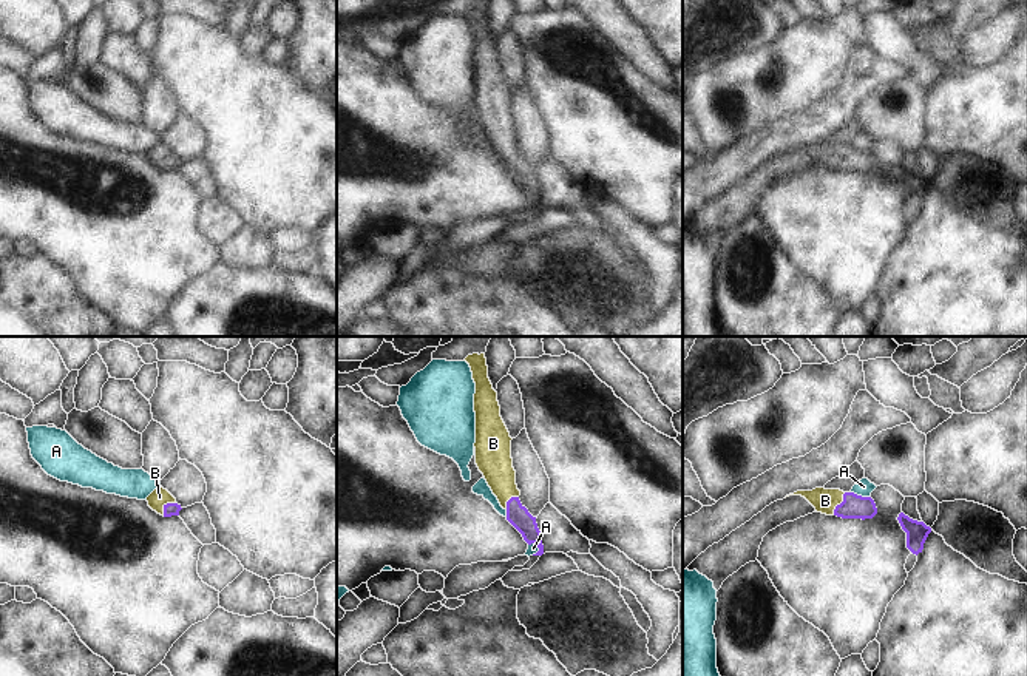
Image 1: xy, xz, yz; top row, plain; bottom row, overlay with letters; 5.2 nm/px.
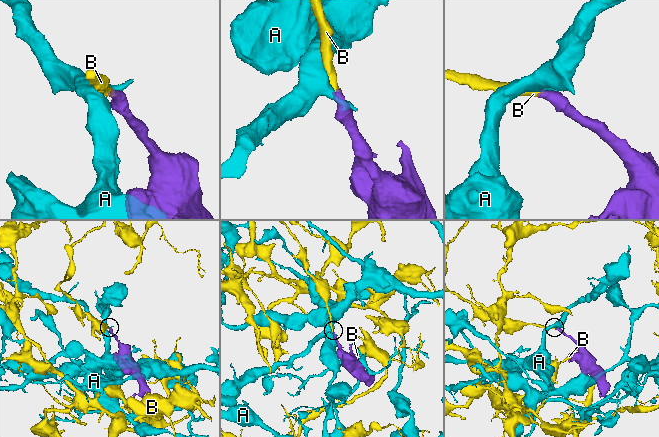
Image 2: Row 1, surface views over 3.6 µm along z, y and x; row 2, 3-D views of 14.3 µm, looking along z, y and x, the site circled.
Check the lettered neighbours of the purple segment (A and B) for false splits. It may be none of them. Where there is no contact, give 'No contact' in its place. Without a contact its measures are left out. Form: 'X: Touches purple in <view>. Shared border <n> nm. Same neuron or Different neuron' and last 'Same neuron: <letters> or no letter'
A: Touches purple in yz. Shared border 100 nm. Different neuron
B: Touches purple in yz. Shared border 140 nm. Same neuron
Same neuron: B.

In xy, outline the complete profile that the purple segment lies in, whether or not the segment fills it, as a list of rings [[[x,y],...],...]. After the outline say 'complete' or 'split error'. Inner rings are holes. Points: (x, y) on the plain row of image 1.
[[[162,140],[154,144],[147,151],[148,161],[164,171],[179,170],[182,164],[181,159],[176,157],[176,153]]] | split error

